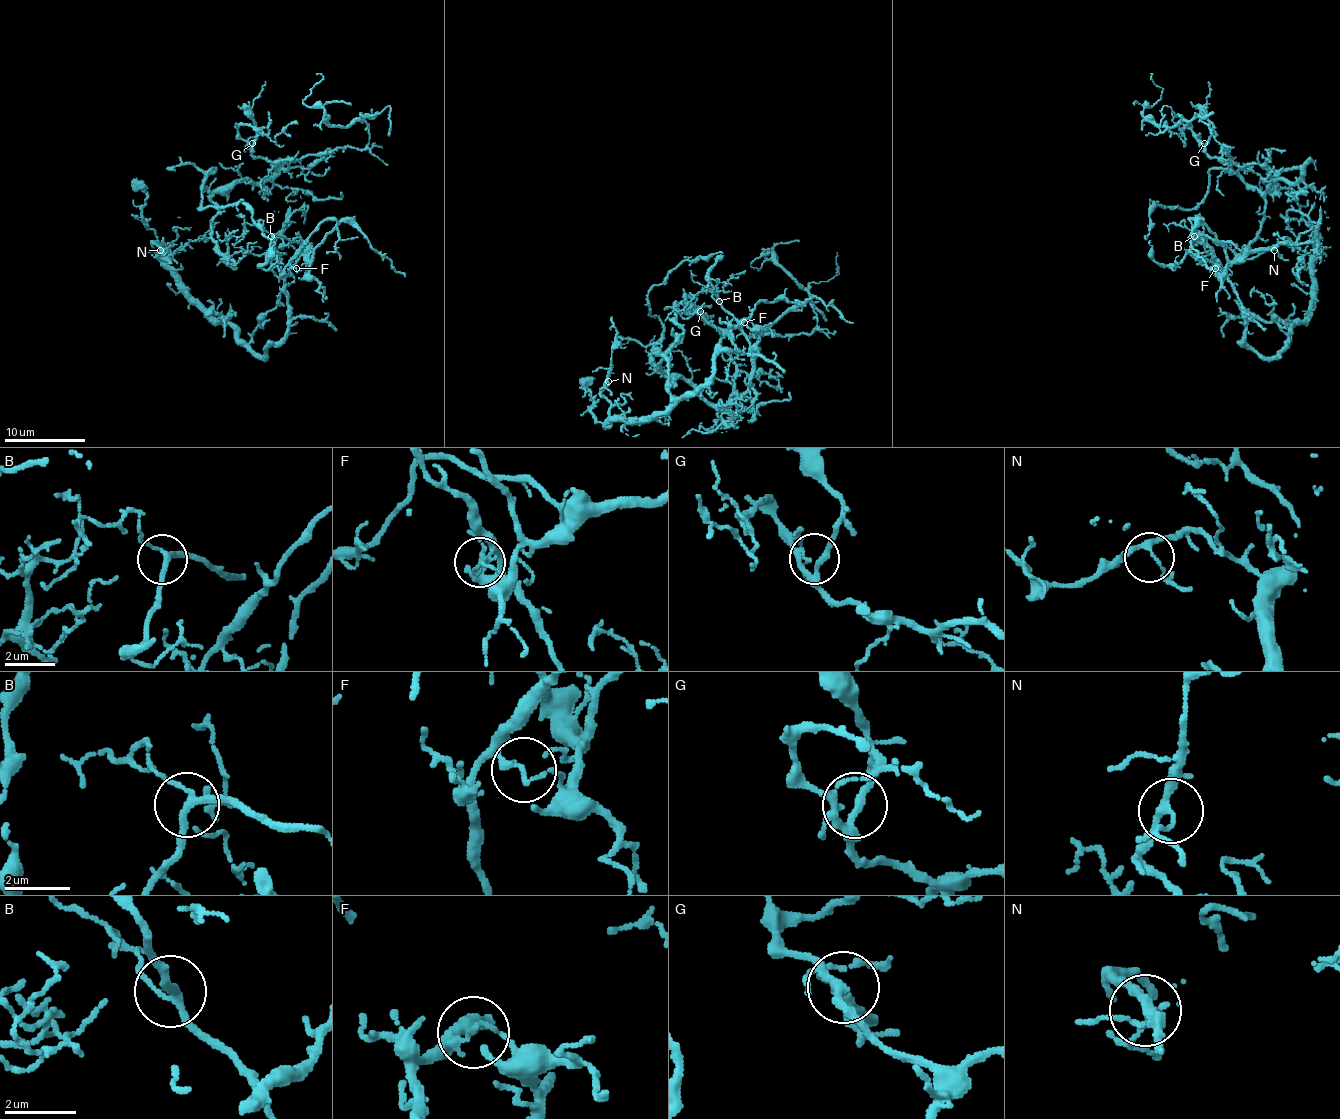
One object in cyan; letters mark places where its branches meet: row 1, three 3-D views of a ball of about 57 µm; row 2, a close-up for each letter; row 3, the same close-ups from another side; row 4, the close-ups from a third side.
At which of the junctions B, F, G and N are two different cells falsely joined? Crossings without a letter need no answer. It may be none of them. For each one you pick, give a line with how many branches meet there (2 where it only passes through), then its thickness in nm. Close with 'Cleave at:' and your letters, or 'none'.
F: 2 | 160 nm
Cleave at: F

